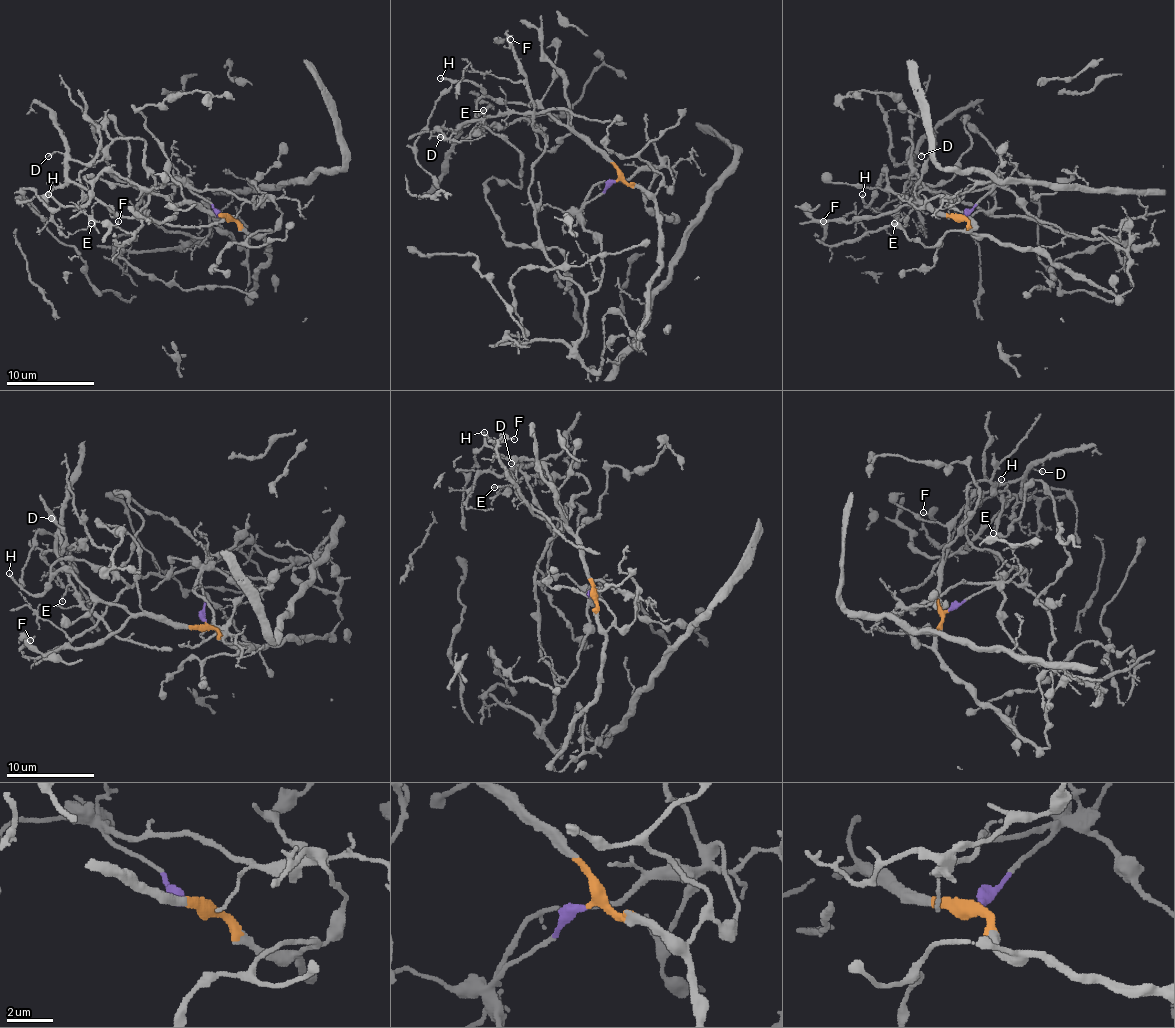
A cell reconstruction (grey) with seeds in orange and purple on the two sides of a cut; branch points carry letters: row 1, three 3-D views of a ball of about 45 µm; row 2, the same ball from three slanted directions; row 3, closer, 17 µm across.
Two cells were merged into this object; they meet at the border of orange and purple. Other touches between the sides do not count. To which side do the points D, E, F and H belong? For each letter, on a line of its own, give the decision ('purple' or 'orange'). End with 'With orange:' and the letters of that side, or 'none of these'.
D: orange
E: orange
F: purple
H: orange
With orange: D, E, H

